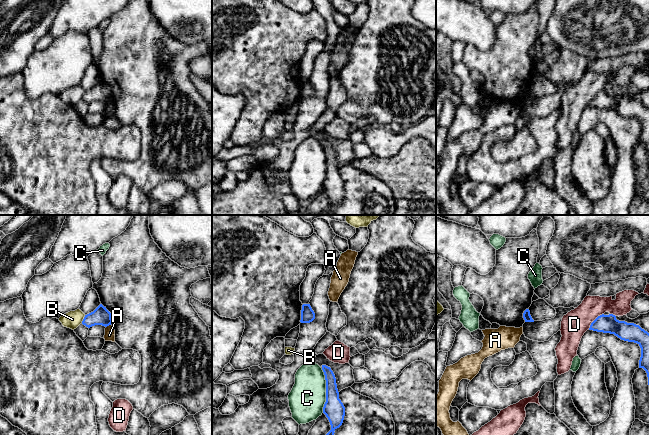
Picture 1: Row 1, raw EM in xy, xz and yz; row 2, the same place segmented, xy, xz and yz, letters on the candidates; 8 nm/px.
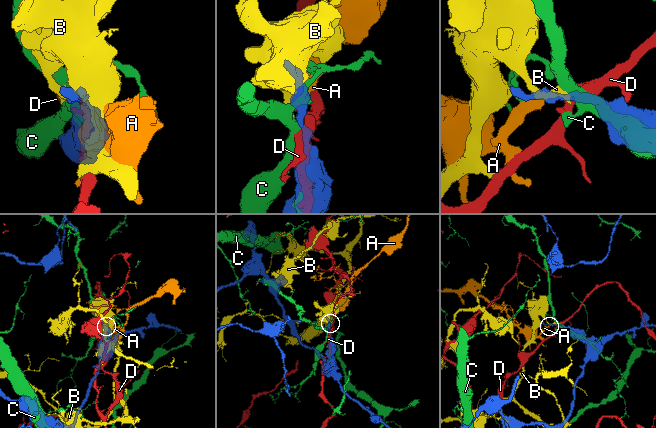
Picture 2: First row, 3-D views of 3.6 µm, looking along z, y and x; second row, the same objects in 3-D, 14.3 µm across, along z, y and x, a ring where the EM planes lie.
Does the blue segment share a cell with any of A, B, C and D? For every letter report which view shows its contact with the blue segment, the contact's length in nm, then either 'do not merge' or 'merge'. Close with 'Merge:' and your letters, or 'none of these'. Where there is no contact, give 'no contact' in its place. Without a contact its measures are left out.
A: contact in xy; length 50 nm; do not merge
B: contact in xy; length 70 nm; do not merge
C: contact in xz; length 360 nm; do not merge
D: contact in yz; length 180 nm; do not merge
Merge: none of these

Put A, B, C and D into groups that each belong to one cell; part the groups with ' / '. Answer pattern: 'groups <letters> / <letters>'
groups A / B / C / D

